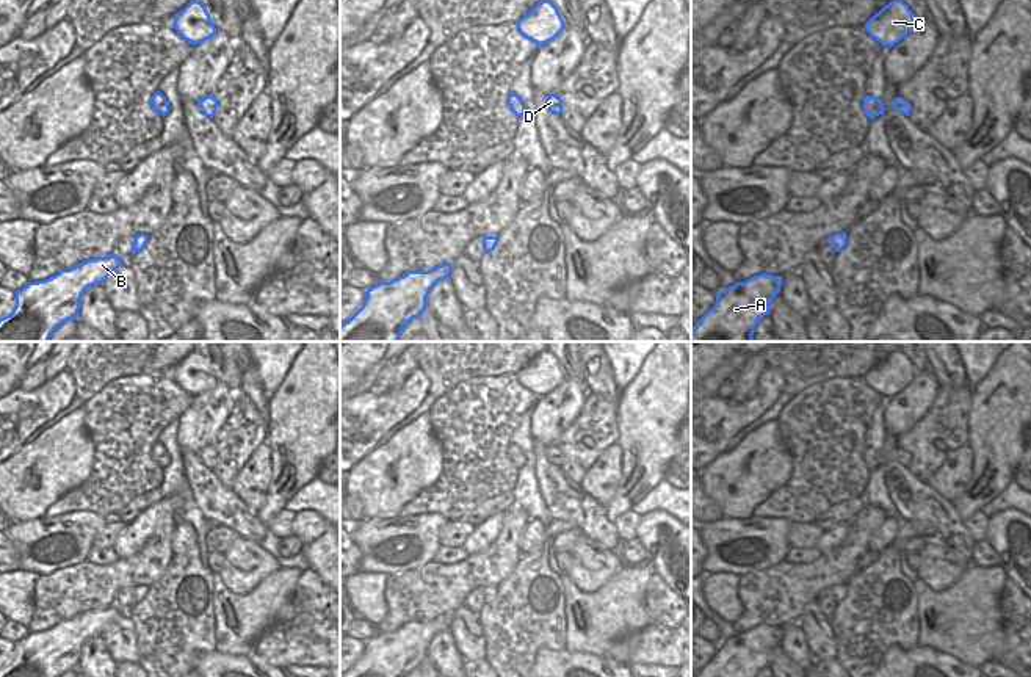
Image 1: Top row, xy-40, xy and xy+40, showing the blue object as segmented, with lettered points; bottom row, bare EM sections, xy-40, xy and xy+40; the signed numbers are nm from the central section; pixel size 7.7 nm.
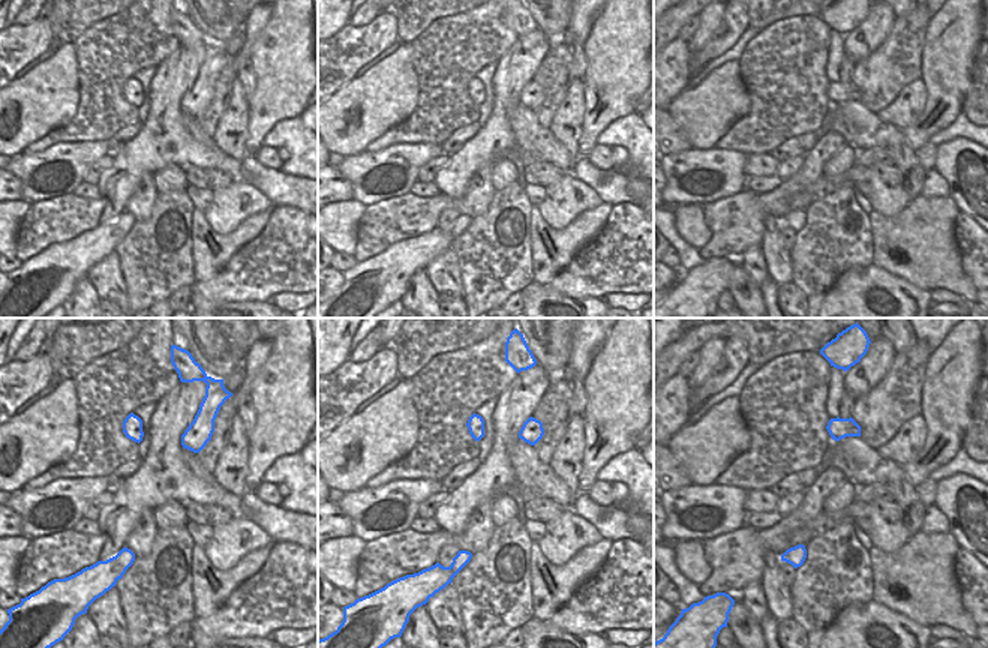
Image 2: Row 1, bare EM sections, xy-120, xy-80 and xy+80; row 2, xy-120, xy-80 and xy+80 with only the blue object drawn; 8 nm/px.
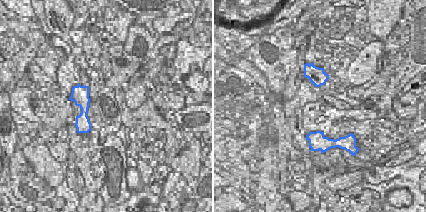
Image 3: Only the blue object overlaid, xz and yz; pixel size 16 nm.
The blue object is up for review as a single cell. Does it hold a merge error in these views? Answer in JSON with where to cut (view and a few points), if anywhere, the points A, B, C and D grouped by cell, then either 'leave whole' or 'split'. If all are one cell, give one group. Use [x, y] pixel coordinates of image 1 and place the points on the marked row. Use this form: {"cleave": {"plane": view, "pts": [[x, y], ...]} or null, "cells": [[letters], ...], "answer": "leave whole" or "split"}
{"cleave": null, "cells": [["A", "B", "C", "D"]], "answer": "leave whole"}

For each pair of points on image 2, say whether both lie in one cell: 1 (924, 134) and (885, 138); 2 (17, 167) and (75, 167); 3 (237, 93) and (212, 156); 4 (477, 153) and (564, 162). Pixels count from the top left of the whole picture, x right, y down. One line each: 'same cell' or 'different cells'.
1: different cells
2: same cell
3: different cells
4: different cells

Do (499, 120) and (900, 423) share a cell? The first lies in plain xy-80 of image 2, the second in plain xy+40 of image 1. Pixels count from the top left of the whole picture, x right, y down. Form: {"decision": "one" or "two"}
{"decision": "one"}

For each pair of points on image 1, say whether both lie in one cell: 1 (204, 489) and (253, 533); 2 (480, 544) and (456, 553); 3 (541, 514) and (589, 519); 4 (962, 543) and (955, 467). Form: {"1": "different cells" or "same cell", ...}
{"1": "same cell", "2": "different cells", "3": "different cells", "4": "different cells"}

